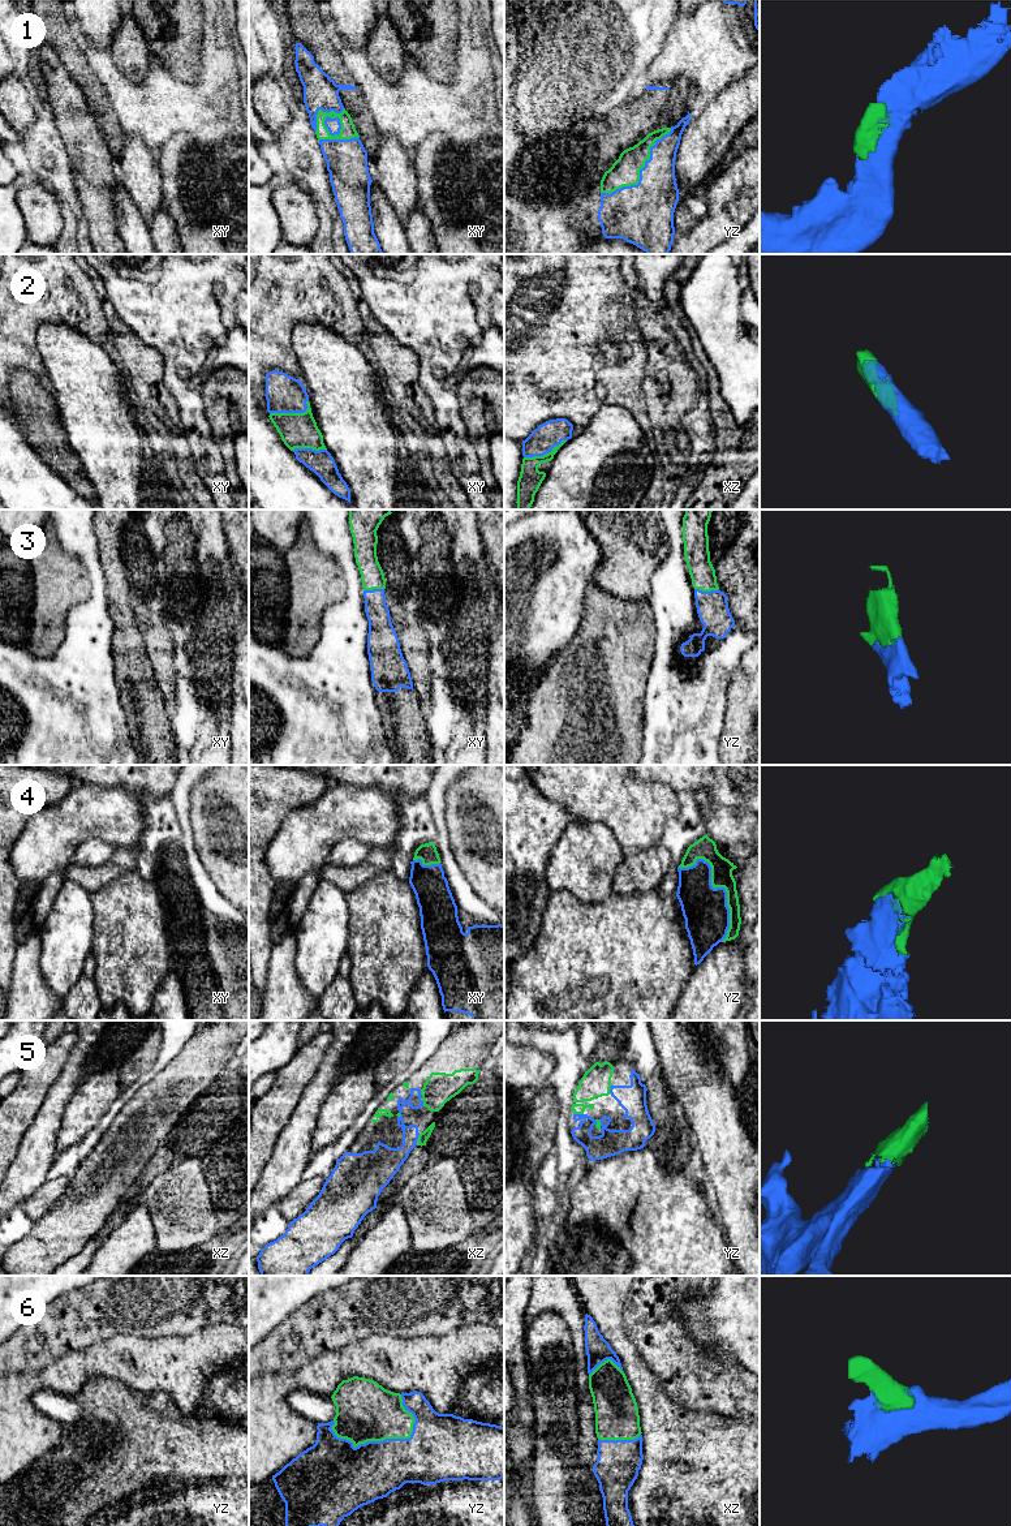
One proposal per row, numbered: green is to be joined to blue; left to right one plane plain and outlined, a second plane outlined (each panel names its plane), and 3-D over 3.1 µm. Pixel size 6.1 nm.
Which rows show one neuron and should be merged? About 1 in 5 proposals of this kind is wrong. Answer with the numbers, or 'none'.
1, 2, 3, 4, 5, 6

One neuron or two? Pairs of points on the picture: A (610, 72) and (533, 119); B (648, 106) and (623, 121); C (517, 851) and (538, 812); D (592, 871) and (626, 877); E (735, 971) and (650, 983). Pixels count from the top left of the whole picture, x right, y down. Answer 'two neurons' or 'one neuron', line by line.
A: one neuron
B: one neuron
C: one neuron
D: two neurons
E: two neurons

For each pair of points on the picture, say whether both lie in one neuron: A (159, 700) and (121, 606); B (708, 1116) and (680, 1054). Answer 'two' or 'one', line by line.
A: one
B: one

